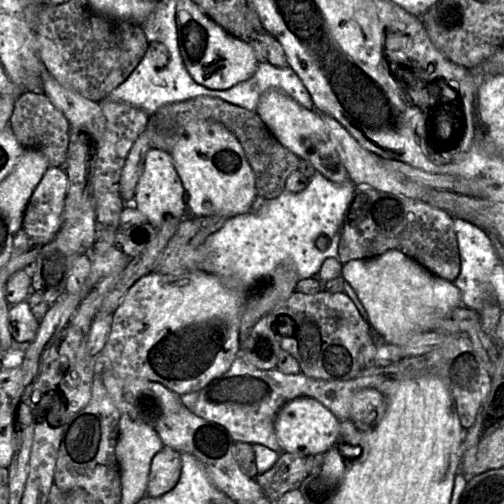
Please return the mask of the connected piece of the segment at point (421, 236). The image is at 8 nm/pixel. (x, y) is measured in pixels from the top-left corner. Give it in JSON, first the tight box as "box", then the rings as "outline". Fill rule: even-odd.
{"box":[338,185,460,282],"outline":[[[369,185],[355,186],[353,196],[344,214],[338,243],[338,261],[346,264],[351,260],[370,259],[397,250],[413,259],[432,274],[452,282],[460,270],[460,257],[454,231],[453,217],[419,200],[376,190]]]}

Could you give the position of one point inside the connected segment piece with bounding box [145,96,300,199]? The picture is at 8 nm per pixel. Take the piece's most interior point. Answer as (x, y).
(271, 162)

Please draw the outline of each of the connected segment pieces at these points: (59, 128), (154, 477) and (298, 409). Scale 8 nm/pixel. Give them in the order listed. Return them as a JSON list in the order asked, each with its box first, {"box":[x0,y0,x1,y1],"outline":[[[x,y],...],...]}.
[{"box":[9,91,70,167],"outline":[[[24,91],[15,102],[9,126],[19,143],[26,149],[40,151],[50,167],[63,167],[67,159],[70,124],[42,91]]]},{"box":[147,447,182,497],"outline":[[[163,447],[150,465],[147,495],[160,497],[171,491],[178,483],[182,471],[180,452]]]},{"box":[275,397,340,457],"outline":[[[299,397],[286,403],[275,419],[275,431],[283,451],[305,457],[326,452],[336,442],[340,420],[314,398]]]}]

